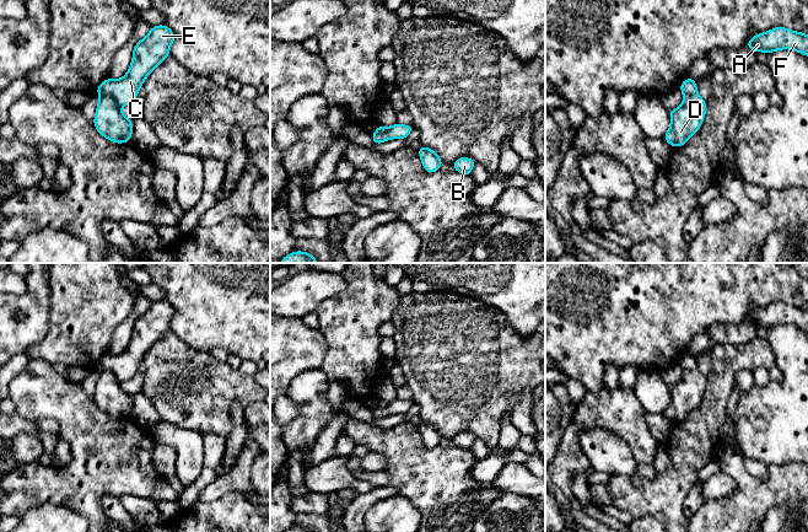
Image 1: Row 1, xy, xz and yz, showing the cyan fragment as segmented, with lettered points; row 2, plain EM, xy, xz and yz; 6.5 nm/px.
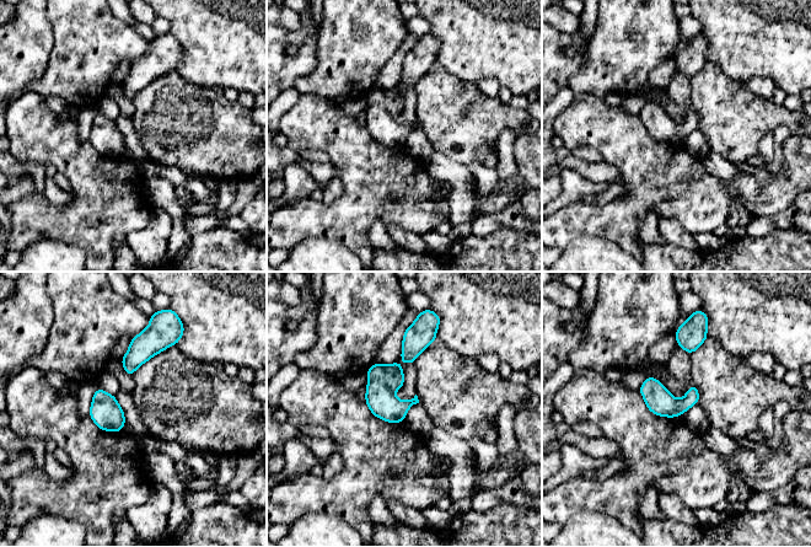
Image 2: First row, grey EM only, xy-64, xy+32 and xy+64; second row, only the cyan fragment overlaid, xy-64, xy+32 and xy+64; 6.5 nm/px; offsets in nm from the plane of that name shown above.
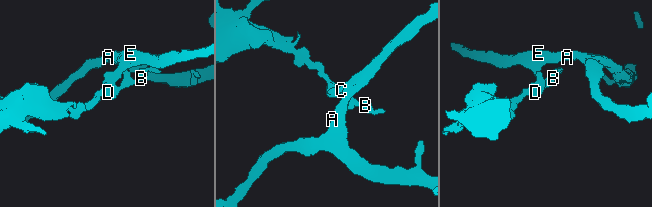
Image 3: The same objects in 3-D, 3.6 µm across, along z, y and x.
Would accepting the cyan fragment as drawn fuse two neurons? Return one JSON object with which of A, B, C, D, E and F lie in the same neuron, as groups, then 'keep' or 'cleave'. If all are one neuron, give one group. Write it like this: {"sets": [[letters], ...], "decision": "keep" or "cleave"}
{"sets": [["A", "C", "E", "F"], ["B", "D"]], "decision": "cleave"}

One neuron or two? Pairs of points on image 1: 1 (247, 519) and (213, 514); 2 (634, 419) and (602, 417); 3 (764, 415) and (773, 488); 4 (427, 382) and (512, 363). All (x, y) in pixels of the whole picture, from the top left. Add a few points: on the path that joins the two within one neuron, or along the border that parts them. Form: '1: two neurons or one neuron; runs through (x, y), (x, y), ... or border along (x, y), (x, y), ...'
1: one neuron; runs through (238, 519), (221, 519)
2: one neuron; runs through (626, 418), (609, 417)
3: two neurons; border along (795, 462), (769, 467)
4: one neuron; runs through (448, 365), (491, 363)

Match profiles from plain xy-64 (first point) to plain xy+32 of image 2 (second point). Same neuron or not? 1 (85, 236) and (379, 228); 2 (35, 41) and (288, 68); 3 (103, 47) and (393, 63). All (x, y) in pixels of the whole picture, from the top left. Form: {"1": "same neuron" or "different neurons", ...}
{"1": "different neurons", "2": "same neuron", "3": "different neurons"}

